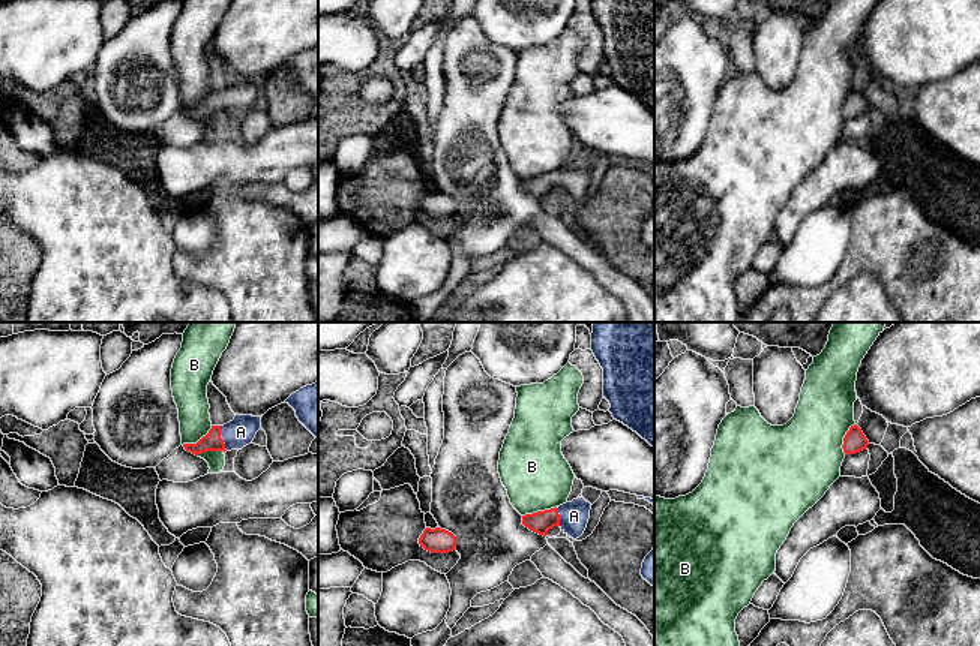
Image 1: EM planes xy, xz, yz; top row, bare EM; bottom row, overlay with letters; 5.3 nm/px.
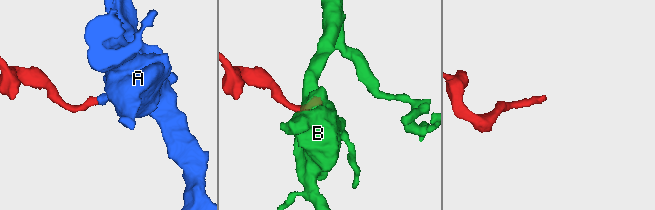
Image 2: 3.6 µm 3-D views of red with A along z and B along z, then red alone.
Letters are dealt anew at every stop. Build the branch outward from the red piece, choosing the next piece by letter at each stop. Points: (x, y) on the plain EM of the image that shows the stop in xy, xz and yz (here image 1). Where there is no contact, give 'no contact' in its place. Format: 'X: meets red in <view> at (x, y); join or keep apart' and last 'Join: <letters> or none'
A: meets red in xy at (221, 102); join
B: meets red in xz at (539, 176); keep apart
Join: A

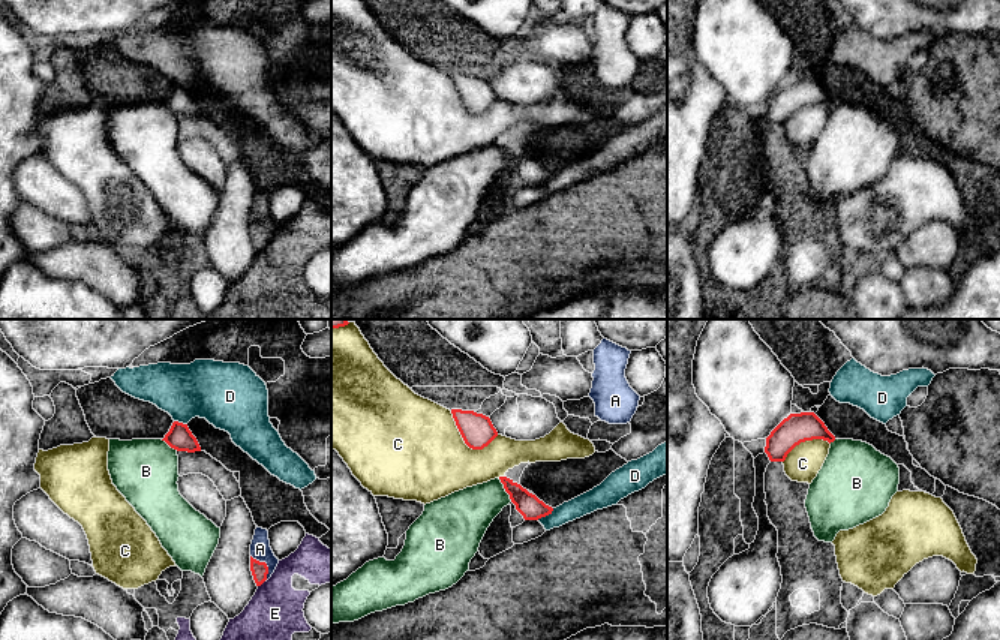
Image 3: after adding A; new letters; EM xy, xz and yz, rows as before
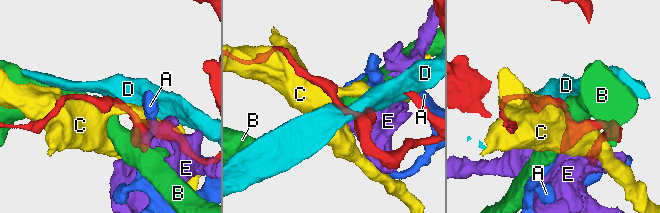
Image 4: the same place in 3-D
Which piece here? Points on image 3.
A: meets red in xy at (266, 230); keep apart
B: meets red in xz at (505, 155); keep apart
C: meets red in xz at (467, 108); keep apart
D: meets red in xz at (544, 180); keep apart
E: meets red in xy at (261, 248); keep apart
Join: none

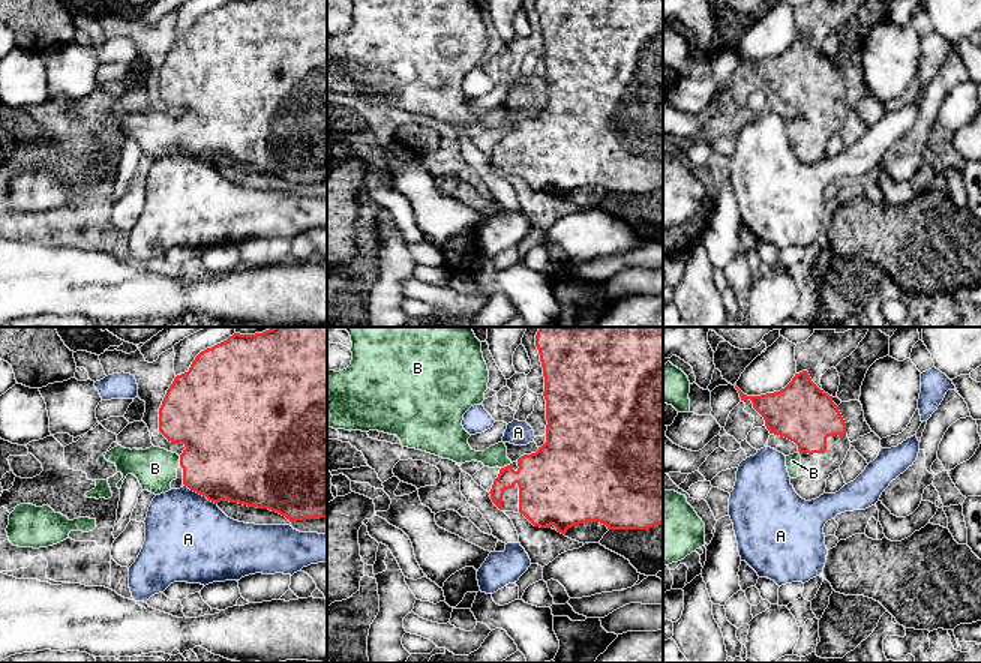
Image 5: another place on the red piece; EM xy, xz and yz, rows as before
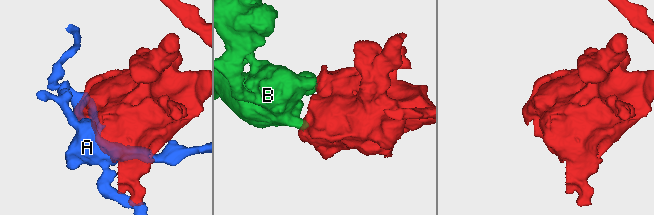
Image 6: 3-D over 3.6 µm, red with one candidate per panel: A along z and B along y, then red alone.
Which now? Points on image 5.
A: meets red in xy at (200, 158); keep apart
B: meets red in xz at (507, 129); join
Join: B

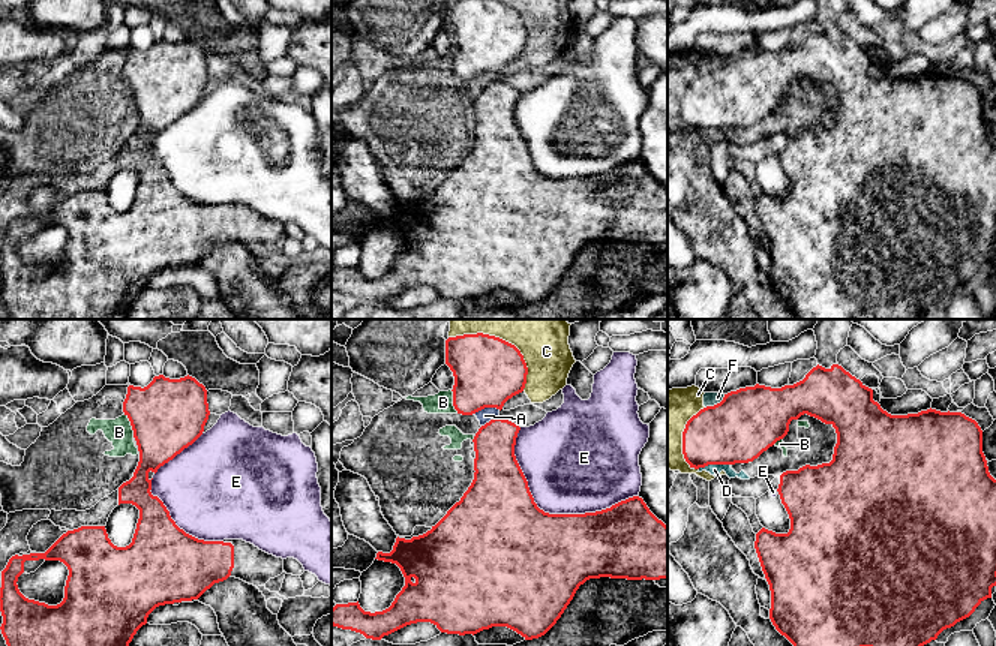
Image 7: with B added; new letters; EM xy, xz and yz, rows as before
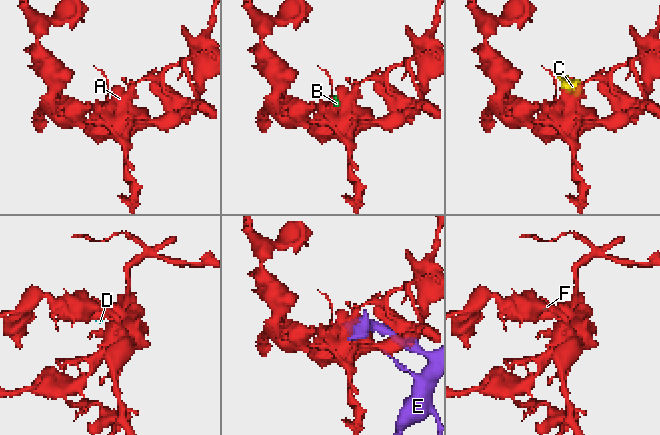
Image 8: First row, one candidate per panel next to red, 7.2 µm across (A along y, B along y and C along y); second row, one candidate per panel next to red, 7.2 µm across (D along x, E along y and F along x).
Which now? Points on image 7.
A: meets red in xz at (485, 71); keep apart
B: meets red in xy at (131, 89); keep apart
C: meets red in xz at (522, 23); keep apart
D: meets red in yz at (713, 128); keep apart
E: meets red in xz at (548, 177); keep apart
F: meets red in yz at (717, 68); keep apart
Join: none

